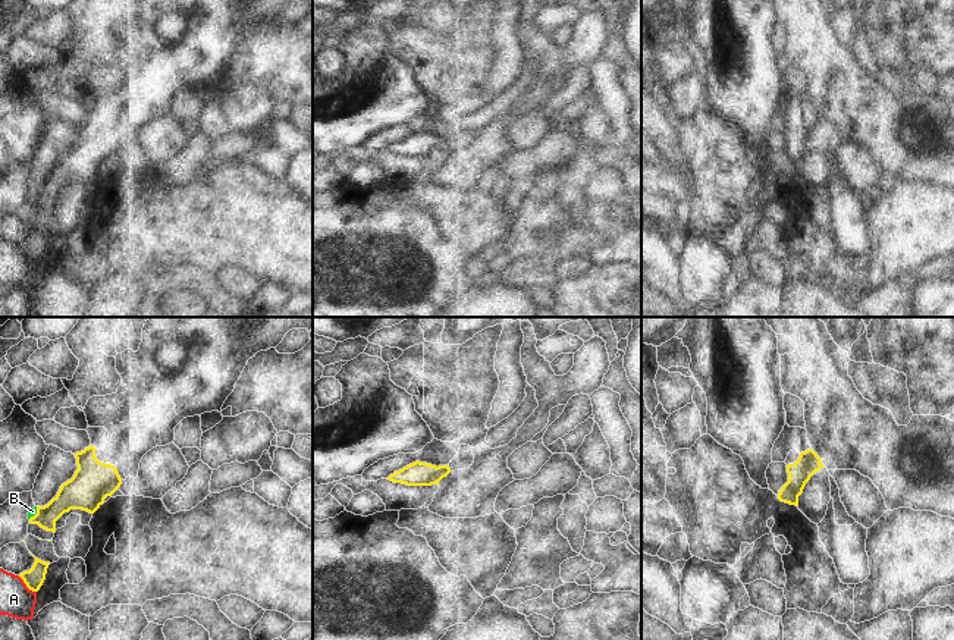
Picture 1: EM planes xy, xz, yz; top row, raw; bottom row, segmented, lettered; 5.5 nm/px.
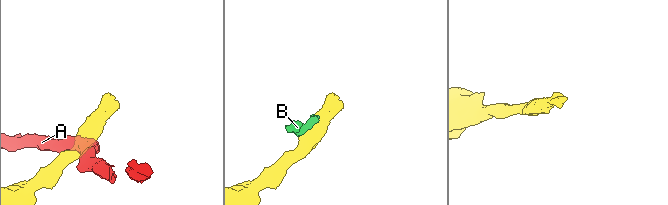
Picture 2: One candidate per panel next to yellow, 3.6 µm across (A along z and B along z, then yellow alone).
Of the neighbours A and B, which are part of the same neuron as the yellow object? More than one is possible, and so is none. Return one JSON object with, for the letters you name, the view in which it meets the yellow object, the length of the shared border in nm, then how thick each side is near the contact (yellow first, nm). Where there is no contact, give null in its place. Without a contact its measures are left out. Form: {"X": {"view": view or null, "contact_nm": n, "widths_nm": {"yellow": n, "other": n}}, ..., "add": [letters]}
{"add": []}

